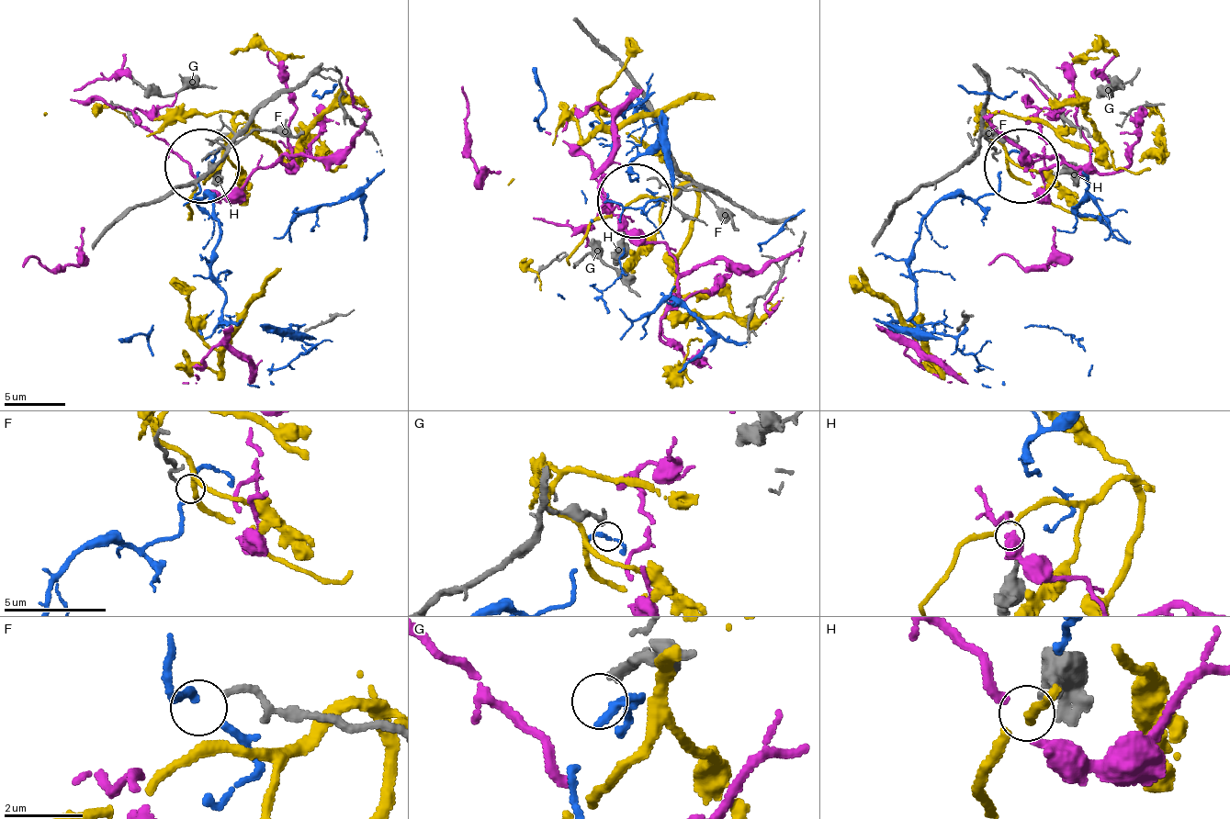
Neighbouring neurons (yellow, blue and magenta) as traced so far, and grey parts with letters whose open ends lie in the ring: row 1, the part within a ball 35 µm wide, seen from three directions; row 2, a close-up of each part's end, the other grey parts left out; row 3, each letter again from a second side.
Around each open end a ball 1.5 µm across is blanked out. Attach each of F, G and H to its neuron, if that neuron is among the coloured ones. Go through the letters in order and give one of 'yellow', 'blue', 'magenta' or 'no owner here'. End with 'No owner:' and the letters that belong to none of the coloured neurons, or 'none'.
F: no owner here
G: no owner here
H: yellow
No owner: F, G

